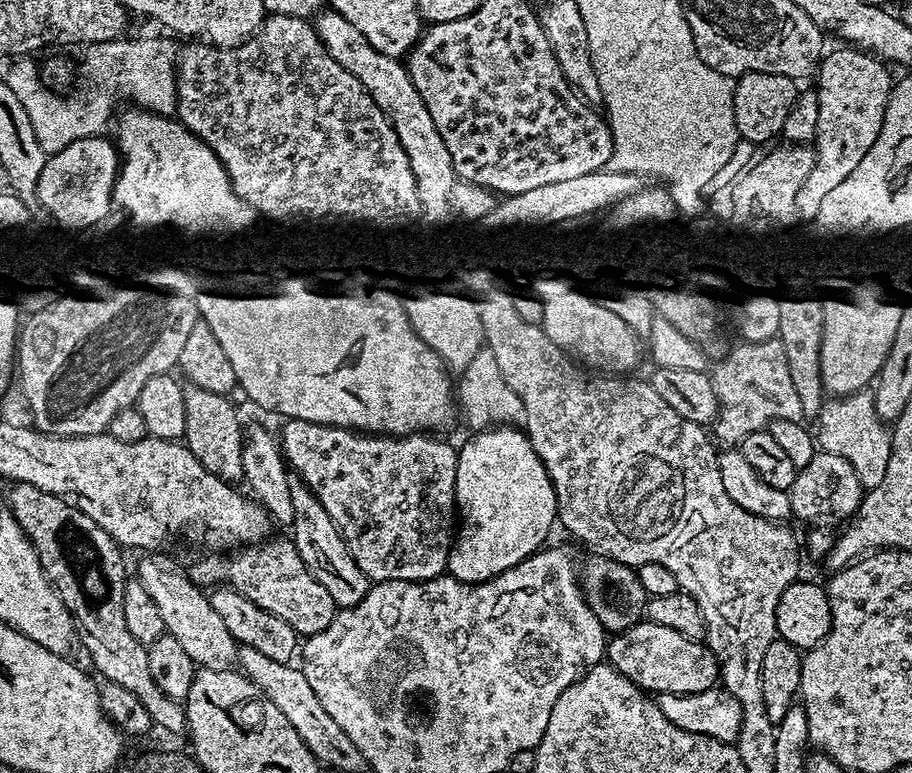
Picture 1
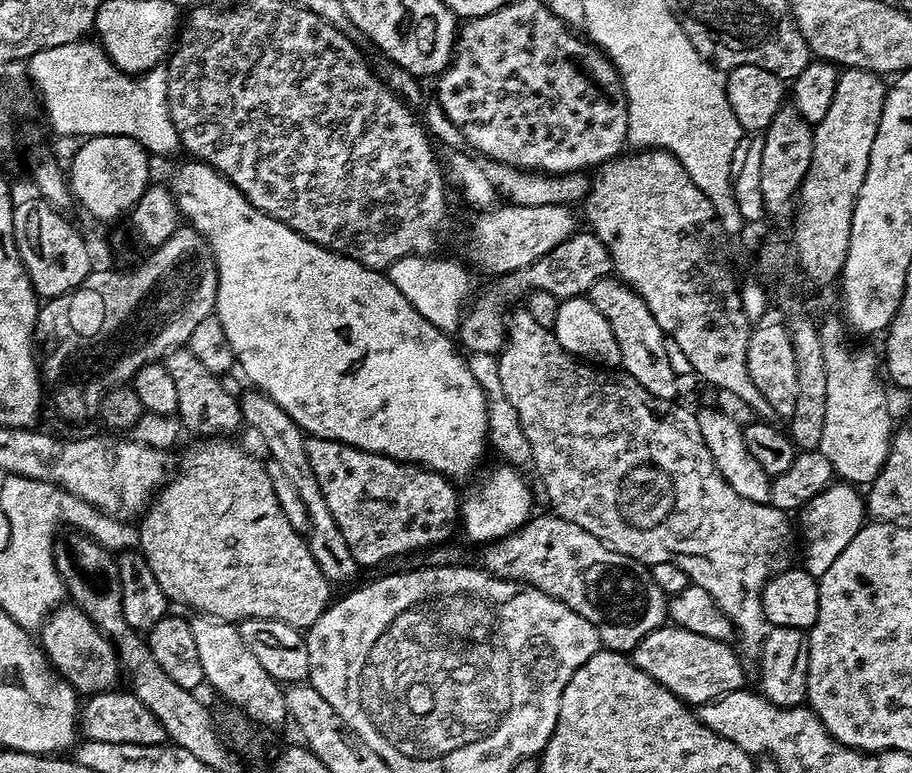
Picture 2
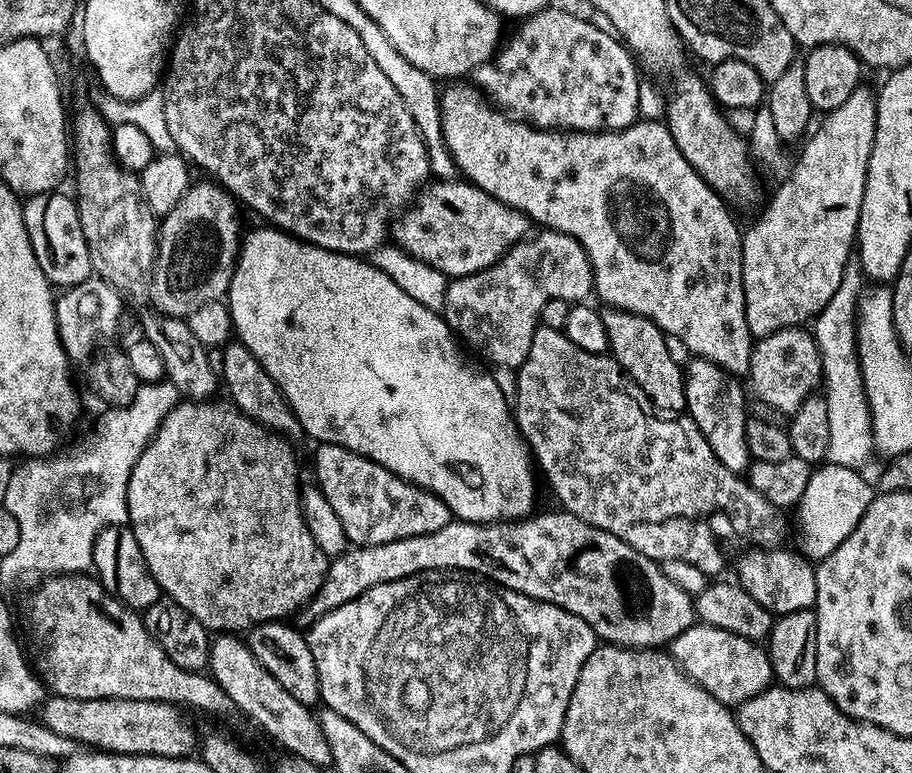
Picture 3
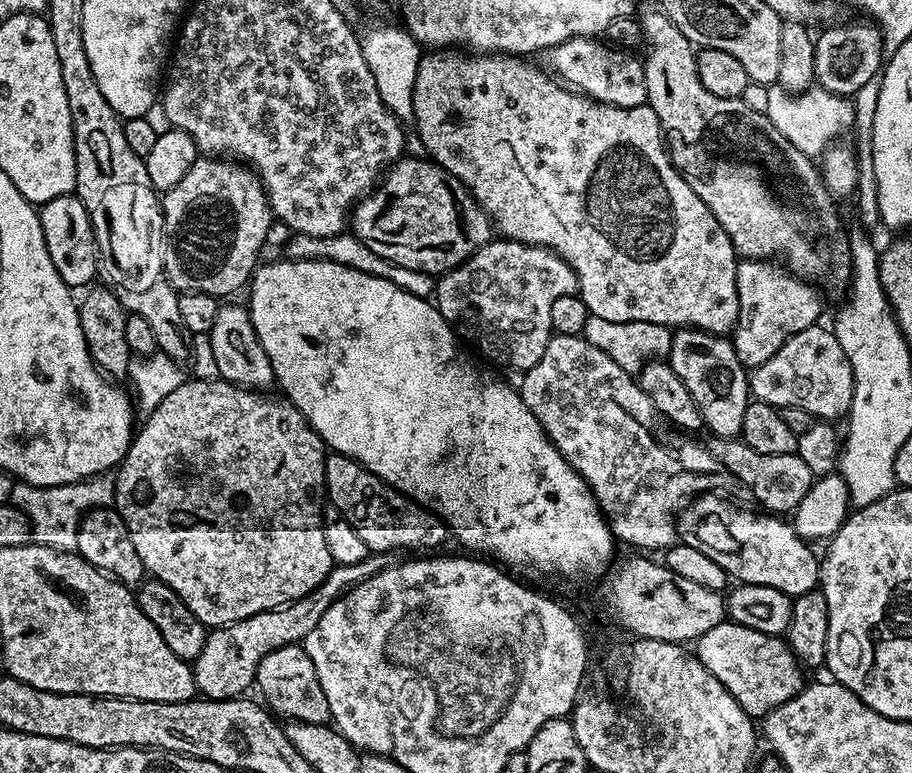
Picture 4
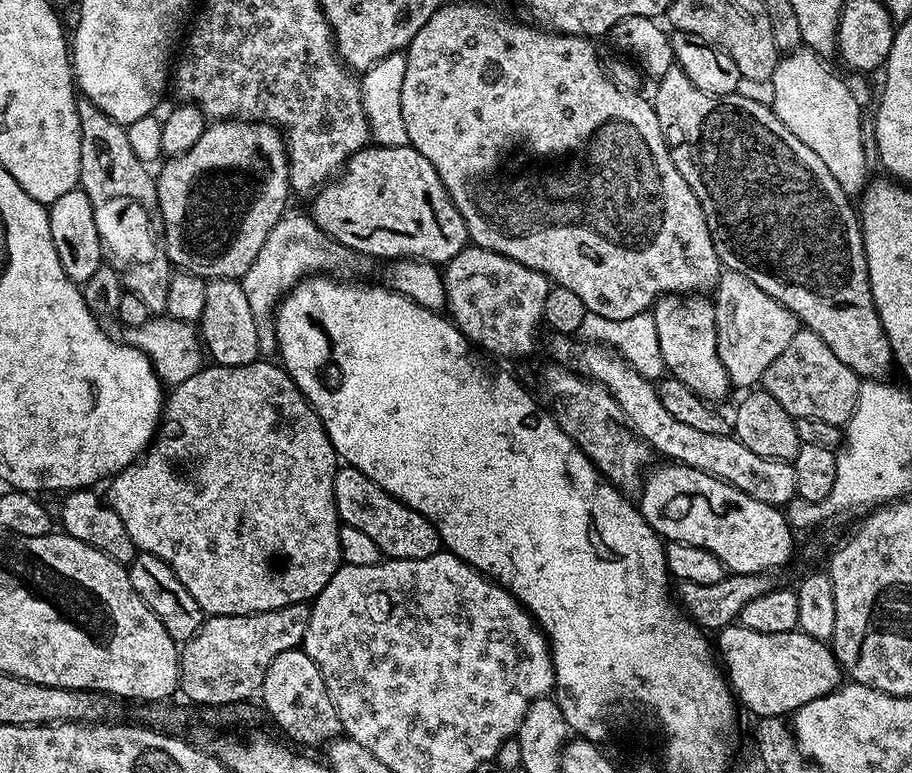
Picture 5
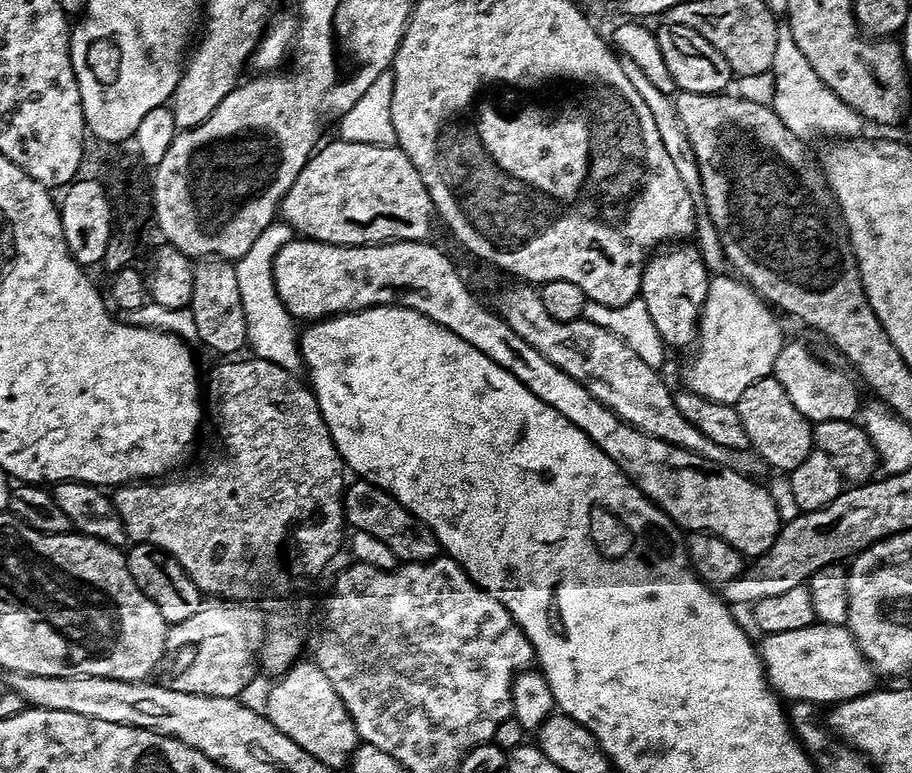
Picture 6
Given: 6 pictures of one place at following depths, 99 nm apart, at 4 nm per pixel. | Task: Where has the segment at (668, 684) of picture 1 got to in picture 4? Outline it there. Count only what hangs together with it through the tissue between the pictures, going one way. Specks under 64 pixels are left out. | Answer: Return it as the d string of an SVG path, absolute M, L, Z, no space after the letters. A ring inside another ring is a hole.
M731 622L714 626L714 630L706 630L706 634L695 641L694 654L702 666L706 666L706 670L710 670L722 686L726 686L738 706L742 706L742 710L753 718L767 716L806 687L805 669L792 653L787 639L750 630L750 626Z

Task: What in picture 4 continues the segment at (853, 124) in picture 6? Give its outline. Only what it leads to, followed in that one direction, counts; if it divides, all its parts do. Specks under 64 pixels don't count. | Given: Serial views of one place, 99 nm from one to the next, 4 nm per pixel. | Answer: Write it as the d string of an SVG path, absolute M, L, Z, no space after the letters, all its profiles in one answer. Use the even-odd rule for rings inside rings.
M817 84L799 93L787 93L772 86L768 88L765 116L796 150L816 158L828 144L841 137L838 135L853 127L854 105L847 97L830 93Z

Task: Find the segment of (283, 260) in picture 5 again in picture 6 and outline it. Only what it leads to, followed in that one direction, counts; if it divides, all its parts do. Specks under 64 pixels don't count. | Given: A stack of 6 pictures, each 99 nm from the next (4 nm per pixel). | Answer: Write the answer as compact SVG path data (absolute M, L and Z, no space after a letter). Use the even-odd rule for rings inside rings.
M273 222L270 226L266 226L266 230L262 230L262 234L258 234L258 239L250 246L250 250L246 250L246 254L242 254L242 258L235 261L235 265L238 274L238 298L242 306L242 314L246 314L246 334L250 349L252 348L251 355L258 360L274 362L274 366L282 366L282 370L287 372L299 373L302 361L298 339L298 321L295 316L289 314L284 303L278 298L278 290L274 286L274 274L272 273L272 263L278 250L282 250L282 246L286 246L286 242L293 239L292 227L283 222Z

